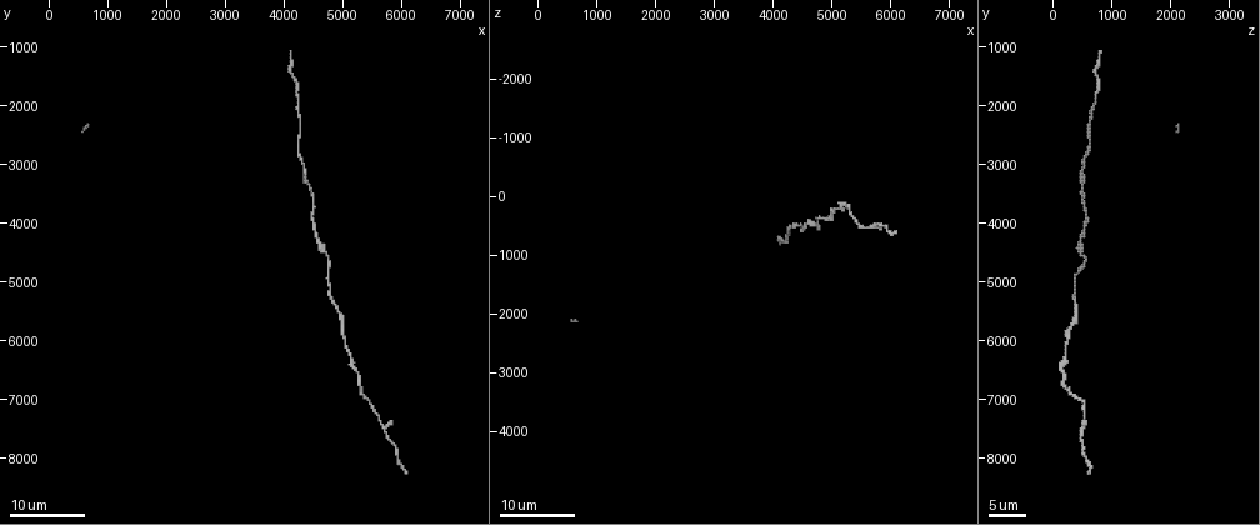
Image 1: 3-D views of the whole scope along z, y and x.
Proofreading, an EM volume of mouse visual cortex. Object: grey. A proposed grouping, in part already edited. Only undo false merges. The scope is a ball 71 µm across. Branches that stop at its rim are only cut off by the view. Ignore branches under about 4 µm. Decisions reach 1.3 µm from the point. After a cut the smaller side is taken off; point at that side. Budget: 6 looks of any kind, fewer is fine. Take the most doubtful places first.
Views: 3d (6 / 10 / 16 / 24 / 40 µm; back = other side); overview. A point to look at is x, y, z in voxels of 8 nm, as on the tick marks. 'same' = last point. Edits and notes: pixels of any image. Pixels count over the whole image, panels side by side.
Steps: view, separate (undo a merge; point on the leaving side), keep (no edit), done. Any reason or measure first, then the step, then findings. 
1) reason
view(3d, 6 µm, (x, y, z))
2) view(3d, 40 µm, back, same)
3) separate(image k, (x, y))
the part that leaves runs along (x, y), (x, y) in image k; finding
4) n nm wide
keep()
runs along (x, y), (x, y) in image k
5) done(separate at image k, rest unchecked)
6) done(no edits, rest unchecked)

thick turns thin
view(3d, 16 µm, (5250, 6550, 200))

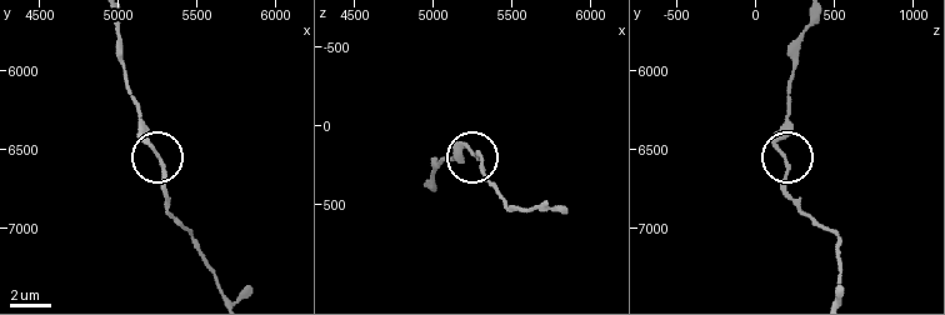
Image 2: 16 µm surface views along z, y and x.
zoom in
view(3d, 6 µm, (5260, 6540, 160))

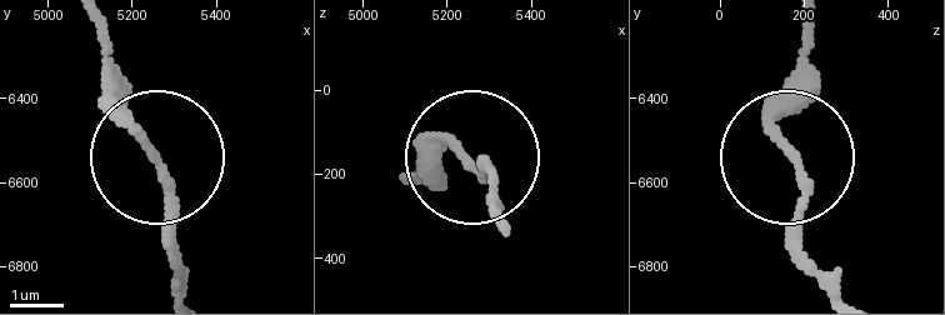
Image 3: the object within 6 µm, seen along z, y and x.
keep()
runs along (809, 21), (809, 89), (786, 143), (795, 236), (818, 286) in image 3; one cell here

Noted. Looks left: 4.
thick turns thin
view(3d, 16 µm, (4700, 4500, 450))

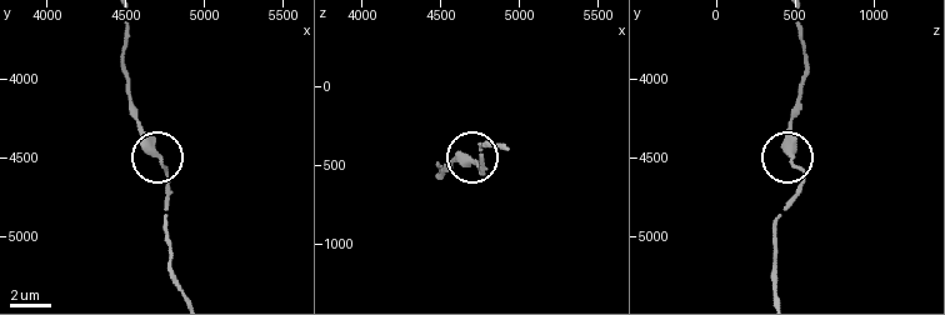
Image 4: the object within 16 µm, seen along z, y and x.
view(3d, 6 µm, (4700, 4500, 480))

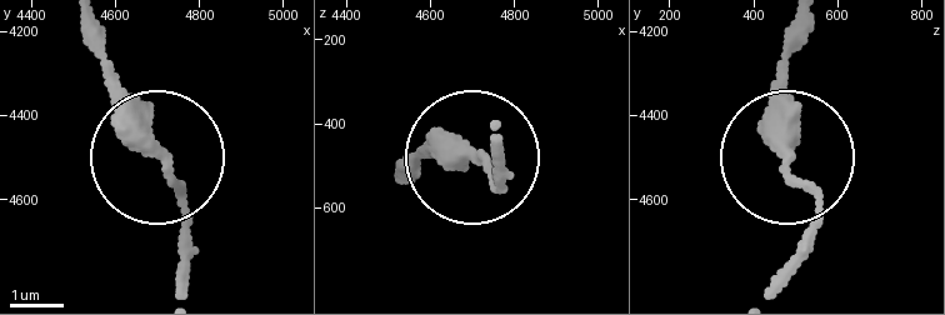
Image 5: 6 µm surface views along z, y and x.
keep()
runs along (403, 165), (415, 151), (469, 151), (496, 188), (510, 179) in image 5; continuous, no second cell

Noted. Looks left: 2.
calibre changes
view(3d, 24 µm, (5650, 7400, 500))

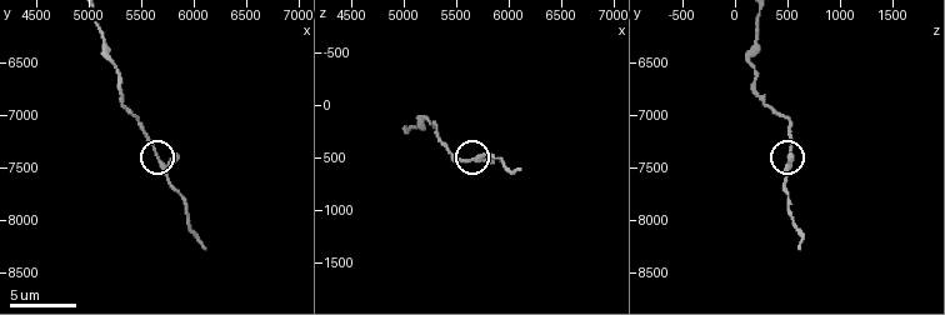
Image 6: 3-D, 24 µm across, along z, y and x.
view(3d, 10 µm, (5640, 7340, 520))

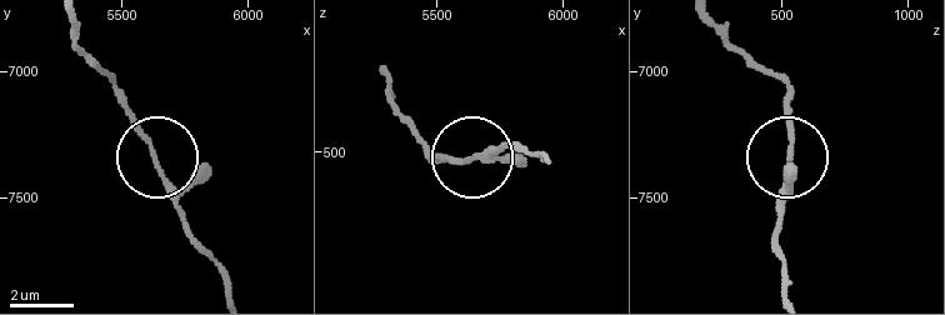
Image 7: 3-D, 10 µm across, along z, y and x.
keep()
runs along (71, 28), (118, 91), (198, 243) in image 7; all the same cell

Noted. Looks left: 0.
done(no edits, rest unchecked)

